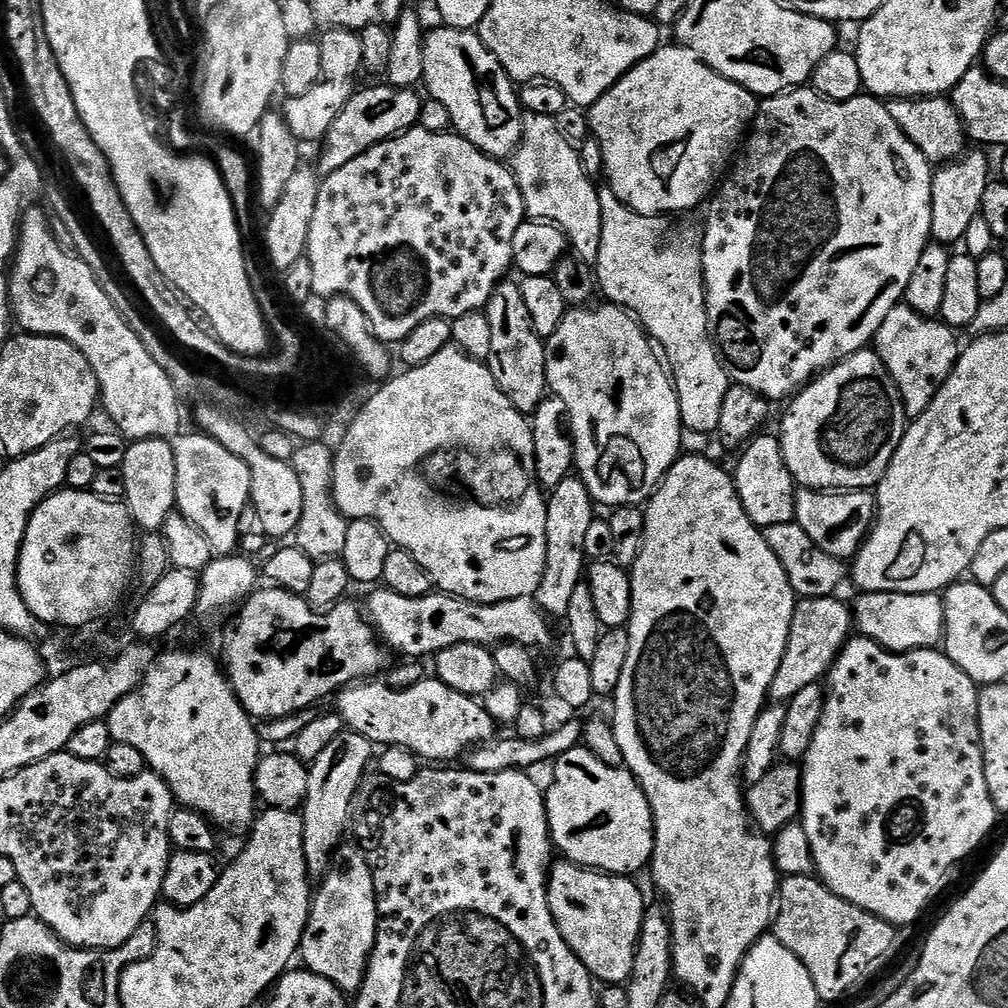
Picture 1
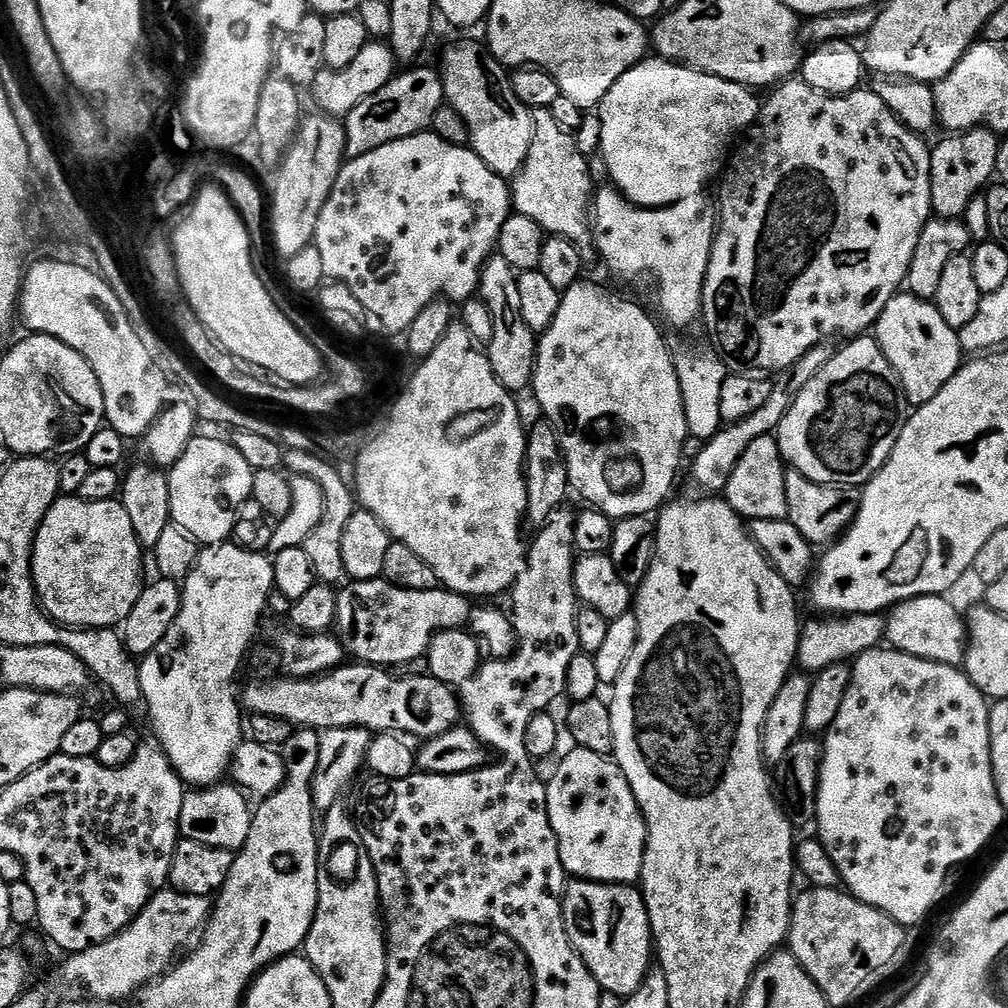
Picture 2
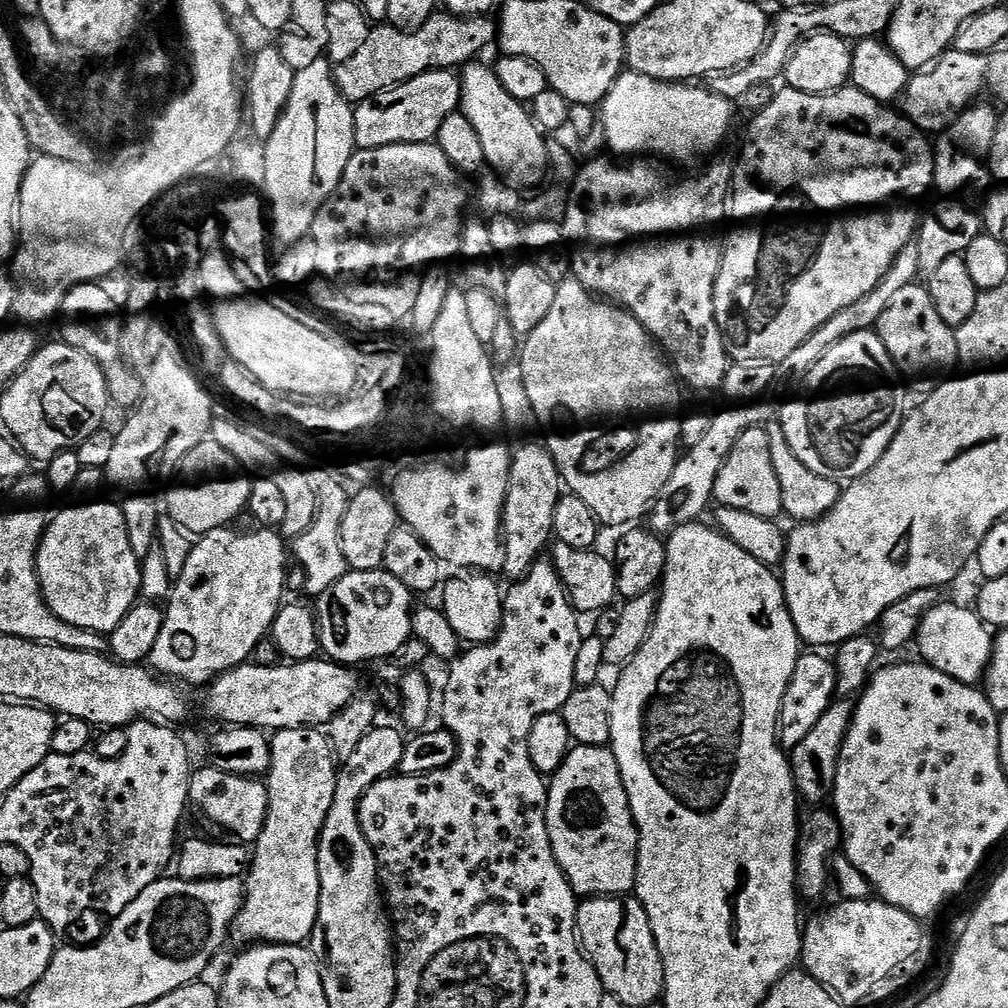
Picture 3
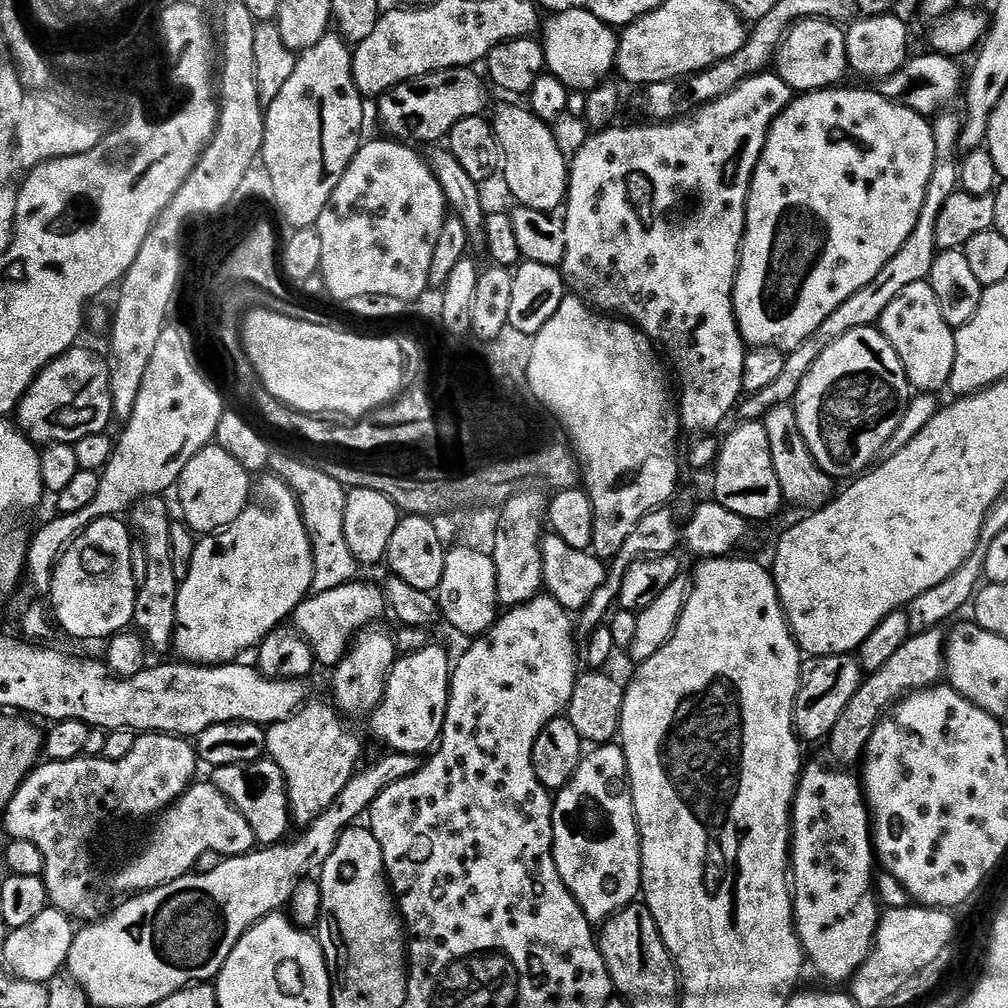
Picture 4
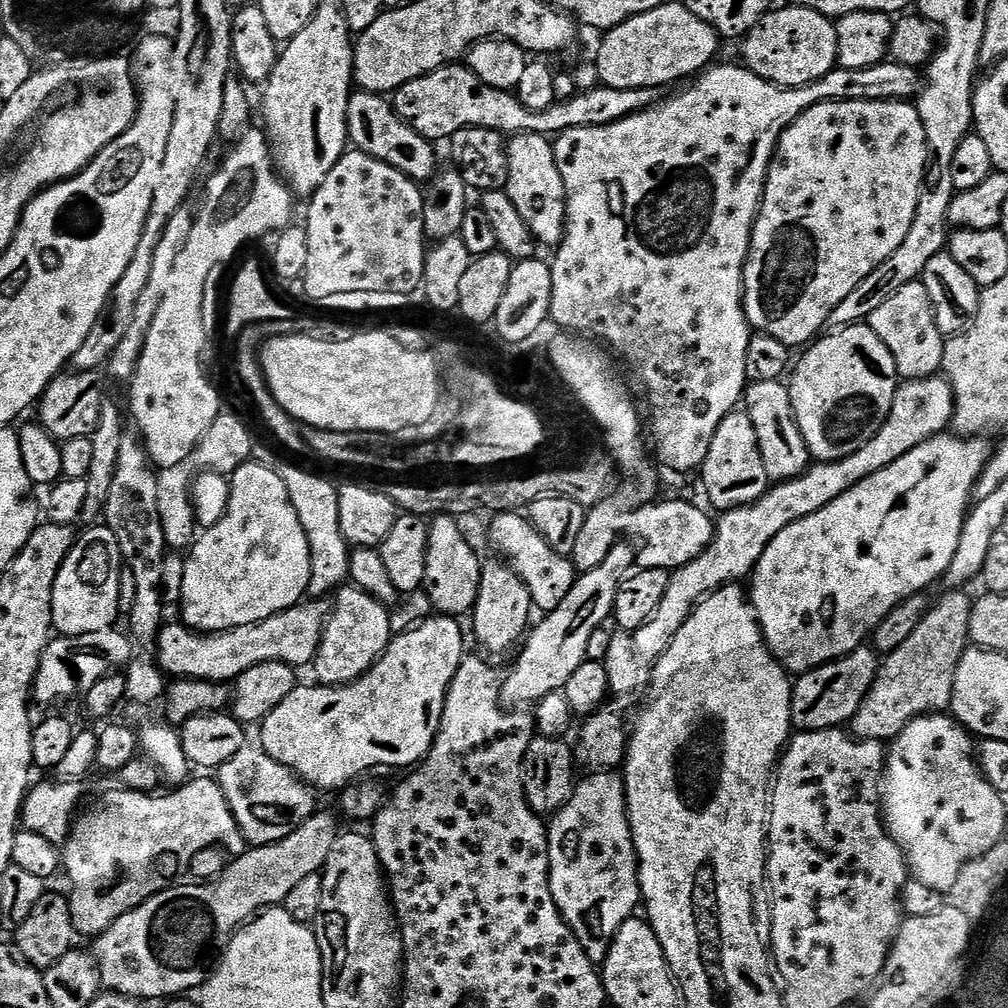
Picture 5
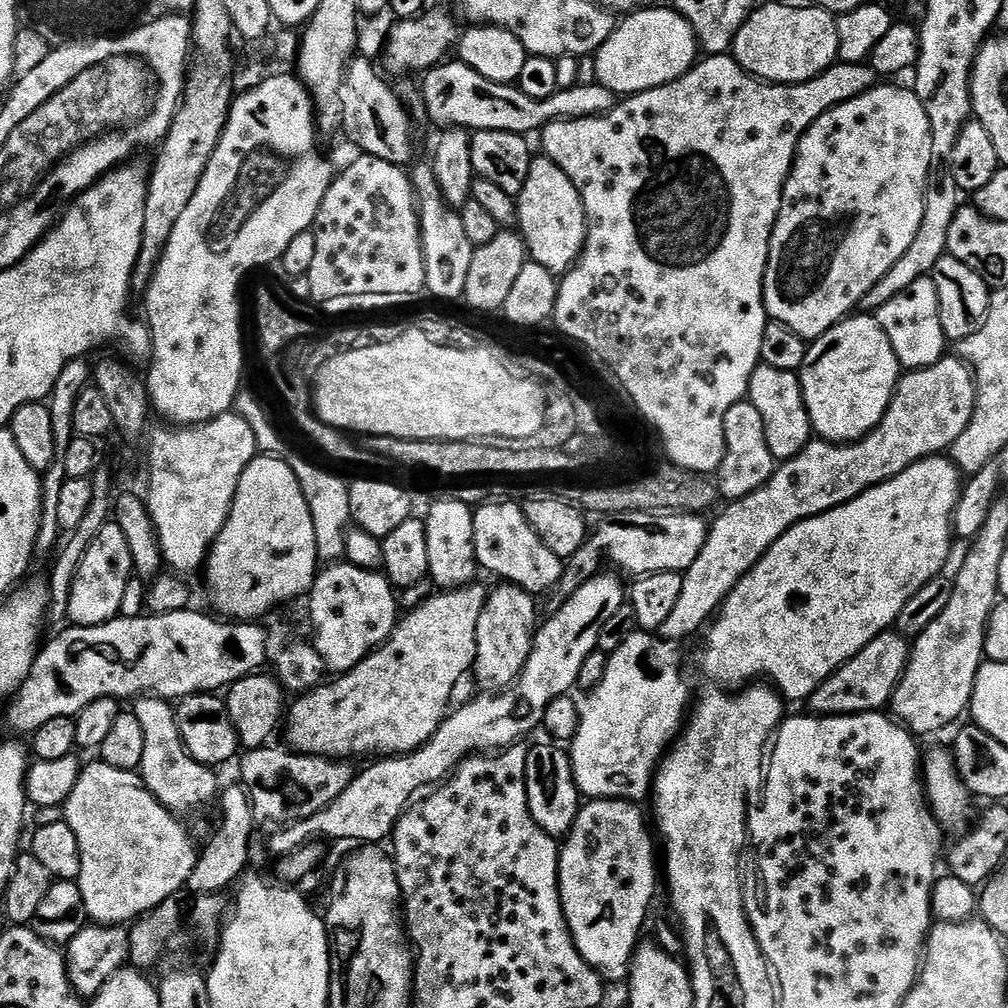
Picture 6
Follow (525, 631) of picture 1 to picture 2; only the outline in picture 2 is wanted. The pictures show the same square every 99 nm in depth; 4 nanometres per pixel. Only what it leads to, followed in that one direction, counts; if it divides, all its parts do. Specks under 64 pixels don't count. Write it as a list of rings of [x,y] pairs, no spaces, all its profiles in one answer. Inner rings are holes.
[[[383,578],[379,580],[353,580],[345,583],[337,591],[334,632],[340,645],[344,647],[345,653],[353,661],[377,666],[391,666],[410,662],[411,659],[425,655],[434,634],[438,634],[442,630],[464,628],[471,621],[473,611],[474,604],[469,597],[461,596],[458,592],[449,592],[440,586],[430,590],[406,590],[394,586]]]

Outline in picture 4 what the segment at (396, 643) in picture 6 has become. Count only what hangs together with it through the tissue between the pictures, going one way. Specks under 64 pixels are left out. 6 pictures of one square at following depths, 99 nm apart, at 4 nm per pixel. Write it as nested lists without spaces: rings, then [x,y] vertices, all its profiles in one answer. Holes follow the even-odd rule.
[[[431,642],[424,649],[401,655],[390,670],[384,696],[372,712],[372,732],[388,752],[420,756],[433,751],[440,743],[448,709],[450,660],[448,652]],[[314,700],[306,702],[290,718],[277,724],[267,725],[264,733],[268,743],[267,759],[273,760],[278,766],[278,770],[282,770],[288,787],[288,811],[291,819],[295,823],[297,820],[300,826],[314,823],[328,809],[330,802],[334,802],[334,798],[338,798],[338,794],[342,794],[342,790],[350,782],[350,778],[356,775],[358,765],[361,763],[360,740],[343,724],[345,721],[342,719],[341,713],[337,712],[331,703],[323,704],[320,700]]]

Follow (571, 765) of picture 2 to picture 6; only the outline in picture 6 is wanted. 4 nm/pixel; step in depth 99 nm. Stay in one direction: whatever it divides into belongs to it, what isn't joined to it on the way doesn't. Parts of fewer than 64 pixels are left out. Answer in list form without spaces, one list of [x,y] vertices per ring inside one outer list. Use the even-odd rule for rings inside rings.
[[[588,800],[577,814],[574,826],[568,831],[568,835],[563,837],[560,848],[560,905],[564,911],[564,921],[568,923],[568,928],[572,932],[572,940],[575,942],[577,950],[582,954],[582,958],[605,982],[611,982],[611,980],[627,981],[628,970],[632,963],[632,953],[638,947],[638,941],[641,939],[641,937],[639,938],[640,931],[643,930],[644,919],[648,916],[648,907],[651,906],[652,899],[656,896],[658,856],[657,853],[656,856],[652,853],[652,836],[648,833],[647,826],[644,825],[643,814],[636,808],[639,807],[630,800]]]

